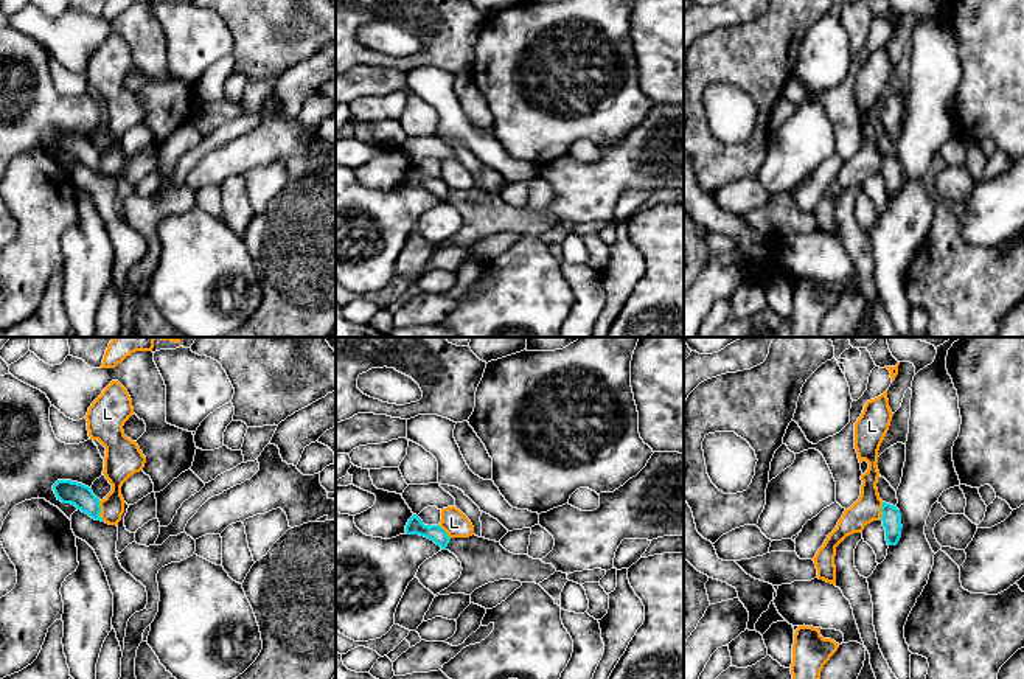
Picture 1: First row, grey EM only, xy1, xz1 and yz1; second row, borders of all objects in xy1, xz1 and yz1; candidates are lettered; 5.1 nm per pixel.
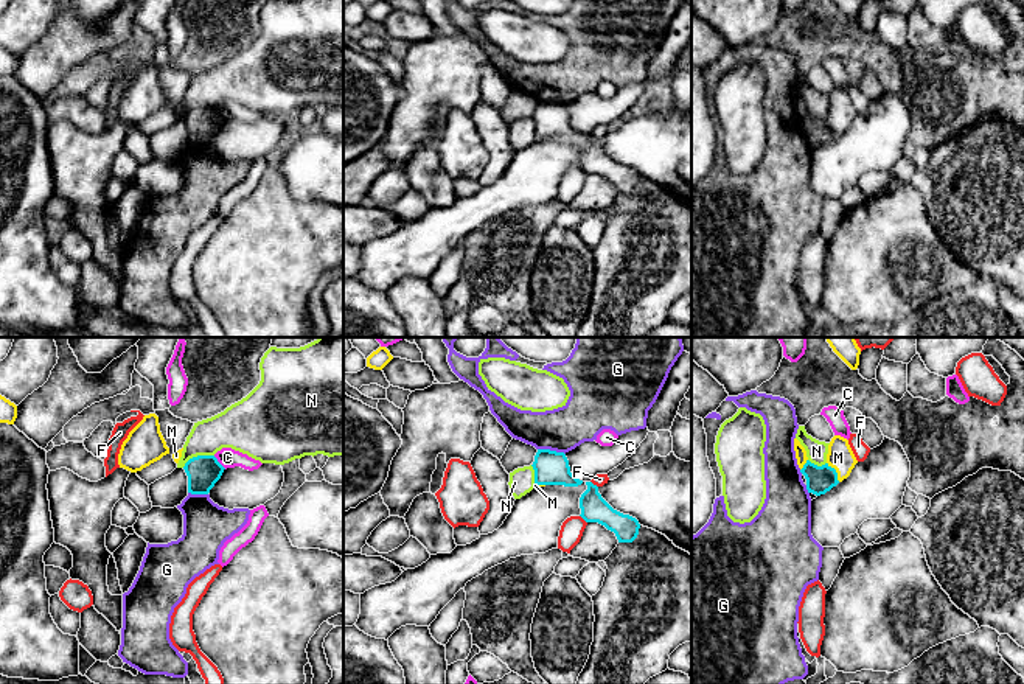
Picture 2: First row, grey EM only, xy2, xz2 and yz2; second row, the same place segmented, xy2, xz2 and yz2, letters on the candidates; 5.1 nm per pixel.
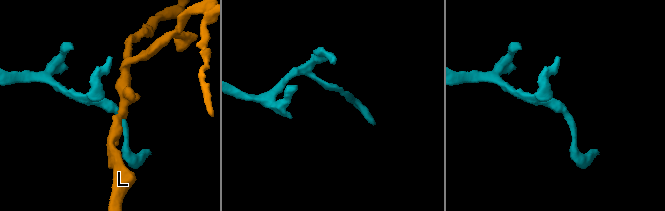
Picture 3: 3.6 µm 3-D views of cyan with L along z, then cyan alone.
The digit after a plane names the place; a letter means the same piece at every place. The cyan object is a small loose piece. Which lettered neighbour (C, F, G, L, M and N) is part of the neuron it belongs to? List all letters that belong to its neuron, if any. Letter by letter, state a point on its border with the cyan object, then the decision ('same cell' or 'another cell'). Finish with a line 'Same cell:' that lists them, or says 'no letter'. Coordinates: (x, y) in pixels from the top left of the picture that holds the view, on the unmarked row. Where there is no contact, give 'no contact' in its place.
C: xy2 (218, 114) | another cell
F: xz2 (592, 136) | another cell
G: xz2 (552, 103) | another cell
L: xy1 (100, 163) | another cell
M: yz2 (835, 123) | same cell
N: xy2 (198, 108) | another cell
Same cell: M

